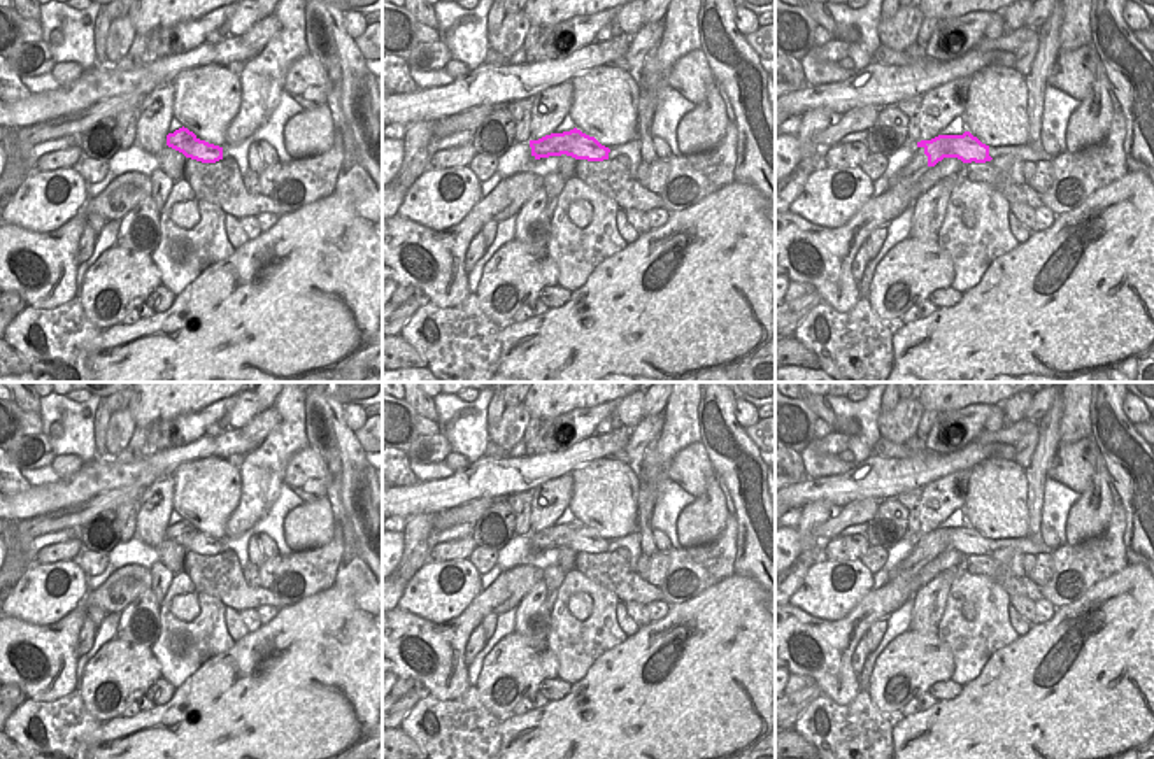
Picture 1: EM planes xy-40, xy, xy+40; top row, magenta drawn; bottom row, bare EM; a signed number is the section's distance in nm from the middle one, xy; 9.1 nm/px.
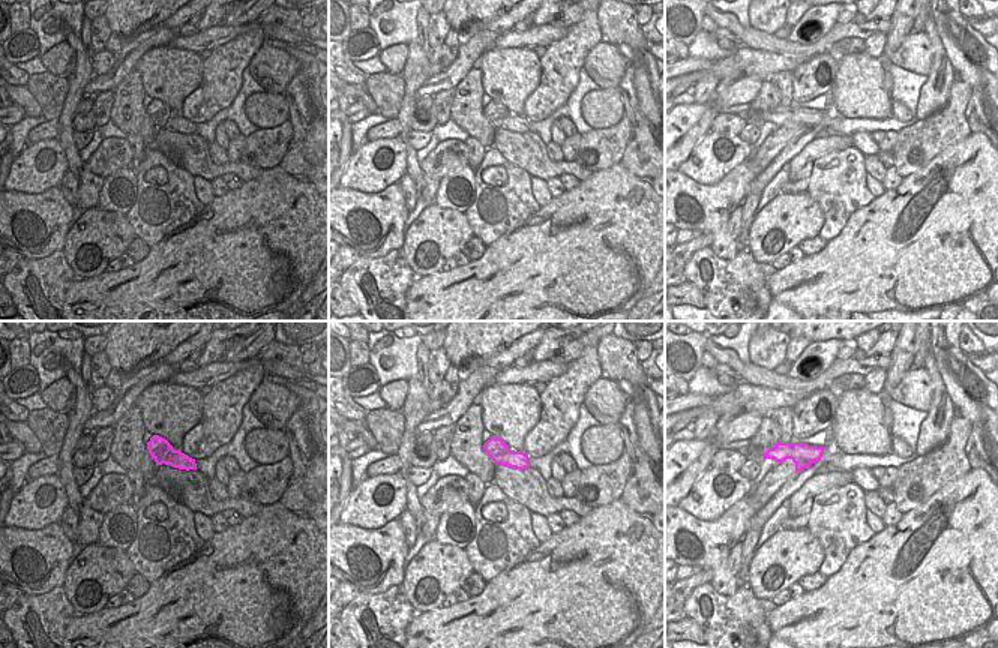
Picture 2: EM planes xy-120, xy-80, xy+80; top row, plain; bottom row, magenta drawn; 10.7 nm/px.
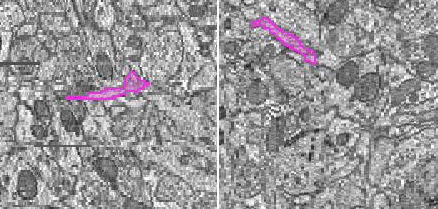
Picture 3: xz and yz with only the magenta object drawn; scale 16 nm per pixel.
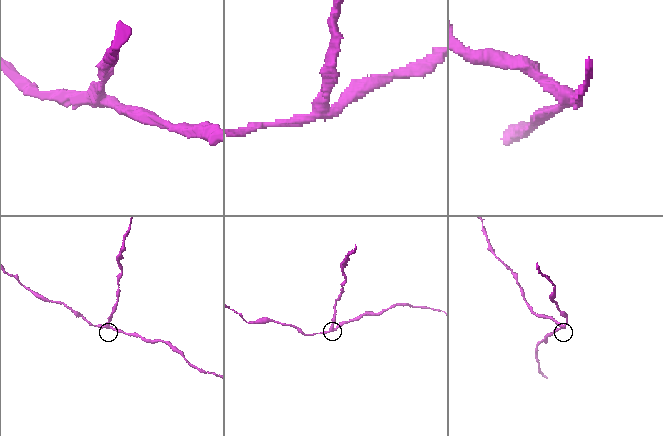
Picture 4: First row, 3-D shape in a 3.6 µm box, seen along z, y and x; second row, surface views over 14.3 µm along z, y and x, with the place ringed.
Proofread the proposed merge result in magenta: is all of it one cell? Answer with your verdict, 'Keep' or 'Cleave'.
Cleave.

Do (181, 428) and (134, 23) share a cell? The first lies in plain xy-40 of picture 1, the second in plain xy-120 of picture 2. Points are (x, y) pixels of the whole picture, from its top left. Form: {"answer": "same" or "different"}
{"answer": "different"}

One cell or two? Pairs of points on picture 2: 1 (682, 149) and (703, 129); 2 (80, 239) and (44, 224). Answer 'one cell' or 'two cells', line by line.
1: one cell
2: two cells

